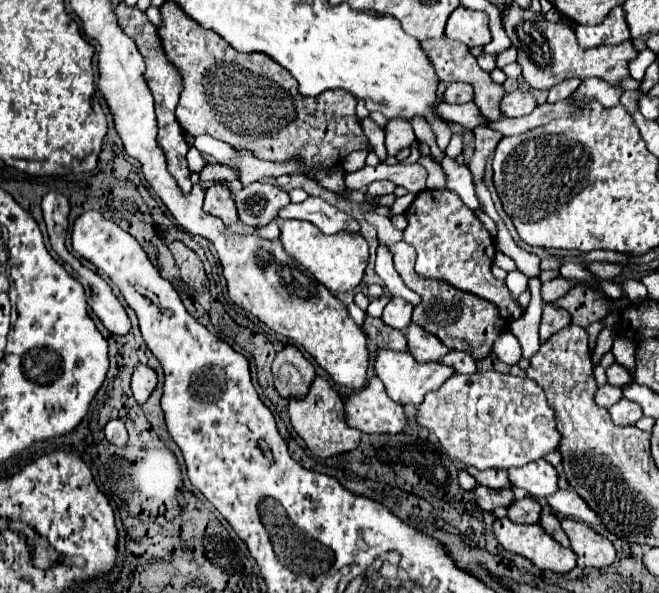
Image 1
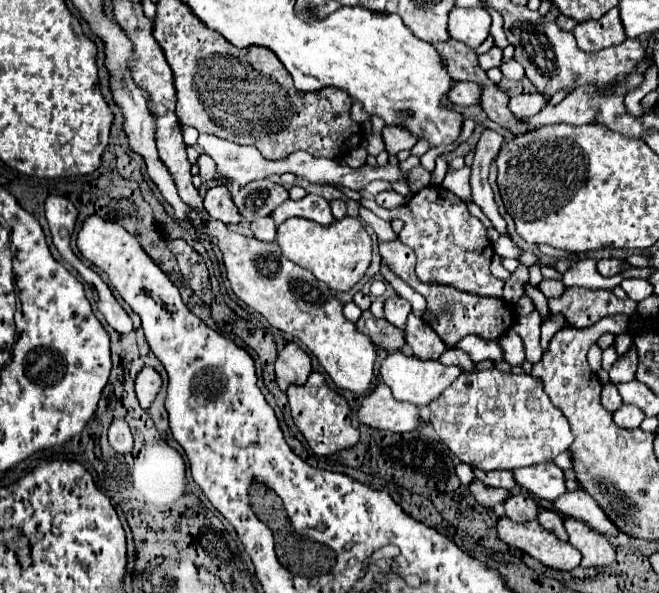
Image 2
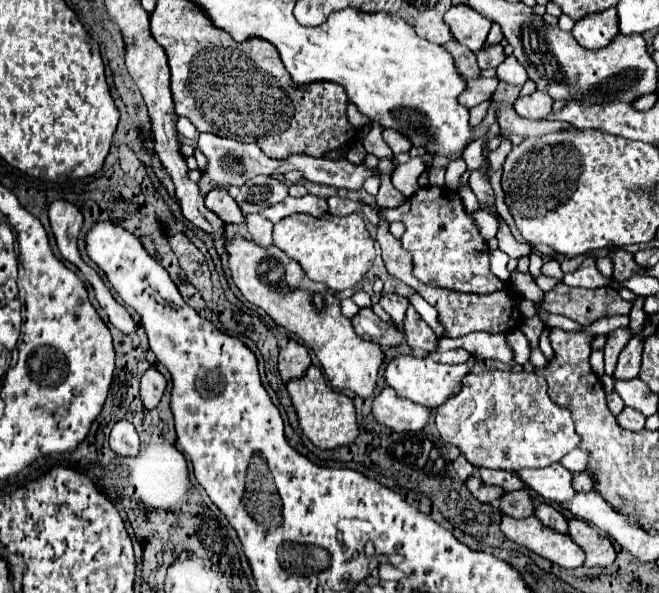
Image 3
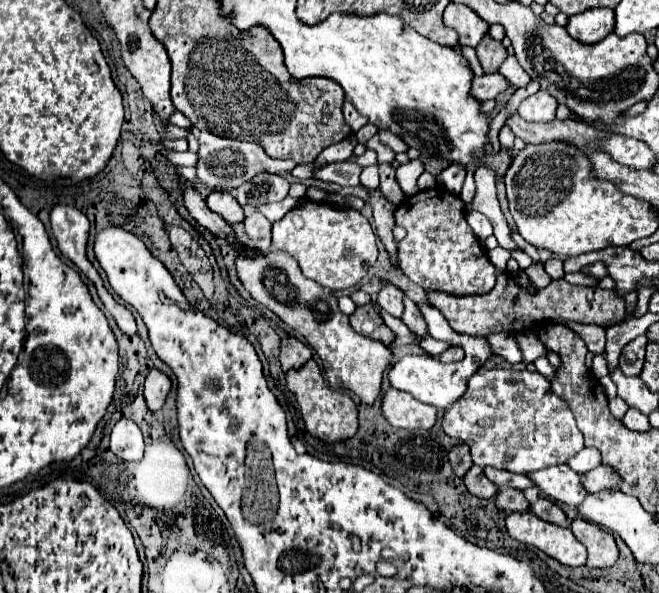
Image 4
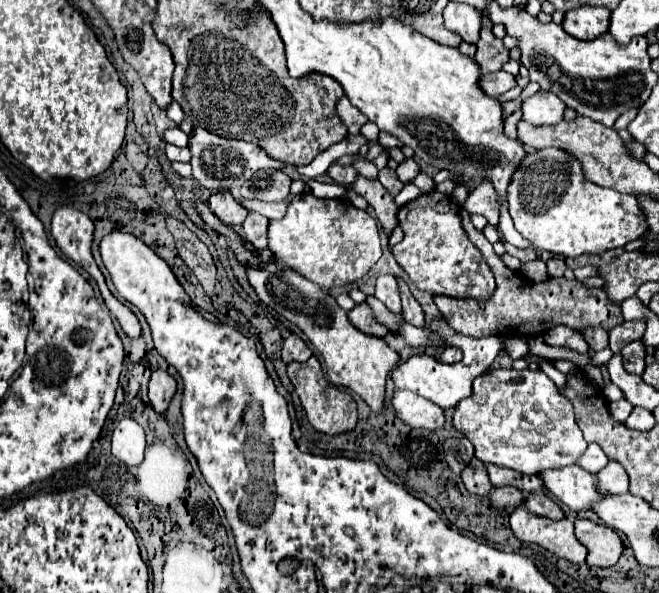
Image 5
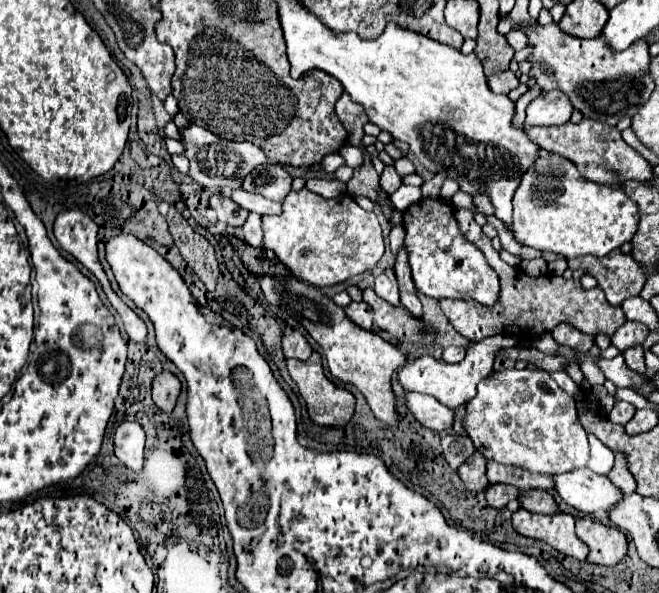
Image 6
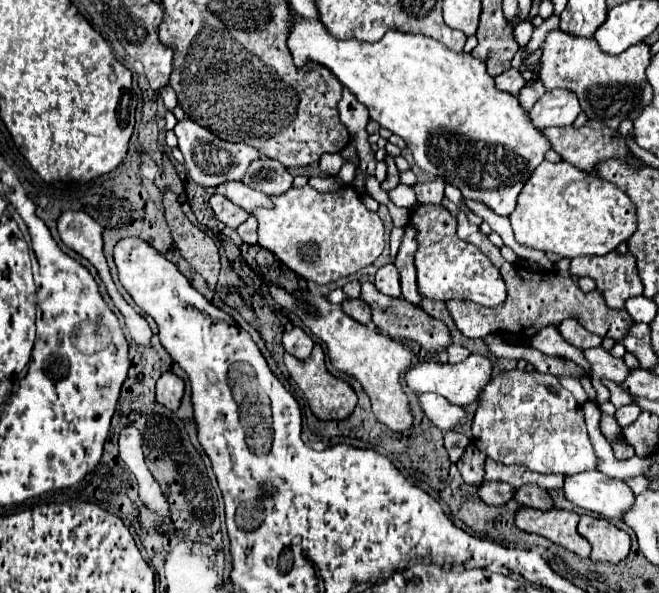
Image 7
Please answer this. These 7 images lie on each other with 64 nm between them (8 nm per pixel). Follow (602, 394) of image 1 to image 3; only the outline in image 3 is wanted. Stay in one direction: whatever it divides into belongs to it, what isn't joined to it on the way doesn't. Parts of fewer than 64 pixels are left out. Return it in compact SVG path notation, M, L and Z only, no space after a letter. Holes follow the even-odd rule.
M610 392L610 394L606 394L606 404L608 404L608 408L610 408L610 412L612 412L614 416L618 416L618 414L622 412L622 408L624 408L624 402L620 400L618 392Z

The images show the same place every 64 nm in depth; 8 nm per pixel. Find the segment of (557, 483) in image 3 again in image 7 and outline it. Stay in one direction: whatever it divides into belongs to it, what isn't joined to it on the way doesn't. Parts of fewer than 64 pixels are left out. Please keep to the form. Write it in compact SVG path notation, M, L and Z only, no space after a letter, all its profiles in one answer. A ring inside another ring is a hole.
M598 470L578 472L564 478L564 496L586 512L602 514L604 518L620 518L620 512L632 508L632 490Z

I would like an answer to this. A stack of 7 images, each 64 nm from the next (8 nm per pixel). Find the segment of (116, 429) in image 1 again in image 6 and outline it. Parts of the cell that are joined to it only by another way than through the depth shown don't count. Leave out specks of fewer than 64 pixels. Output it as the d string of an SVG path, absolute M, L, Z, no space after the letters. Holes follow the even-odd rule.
M122 422L114 434L114 454L128 468L142 470L144 464L144 430L138 422Z

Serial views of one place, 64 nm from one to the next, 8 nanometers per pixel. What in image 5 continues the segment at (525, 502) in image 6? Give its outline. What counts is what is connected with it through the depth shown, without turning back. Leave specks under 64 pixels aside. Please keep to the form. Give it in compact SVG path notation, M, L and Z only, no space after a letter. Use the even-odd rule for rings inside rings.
M530 494L526 498L524 506L536 516L544 516L550 520L562 520L564 518L564 512L560 510L560 506L552 498L548 498L546 494Z

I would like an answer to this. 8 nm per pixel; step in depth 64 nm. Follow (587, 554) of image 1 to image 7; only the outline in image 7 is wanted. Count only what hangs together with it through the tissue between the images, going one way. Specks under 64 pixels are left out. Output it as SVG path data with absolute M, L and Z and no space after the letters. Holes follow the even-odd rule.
M582 516L578 522L578 534L592 546L590 560L618 564L630 552L630 536L604 518Z

